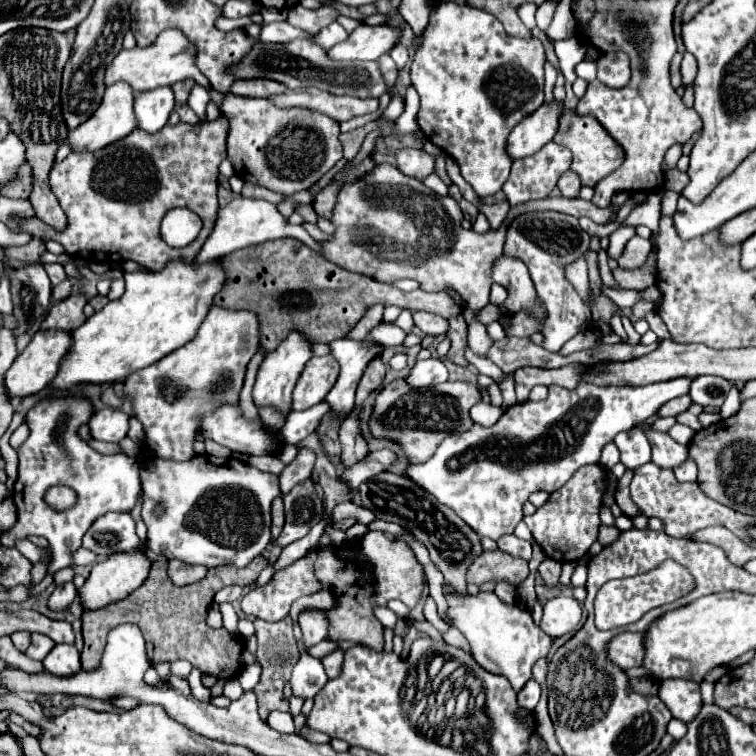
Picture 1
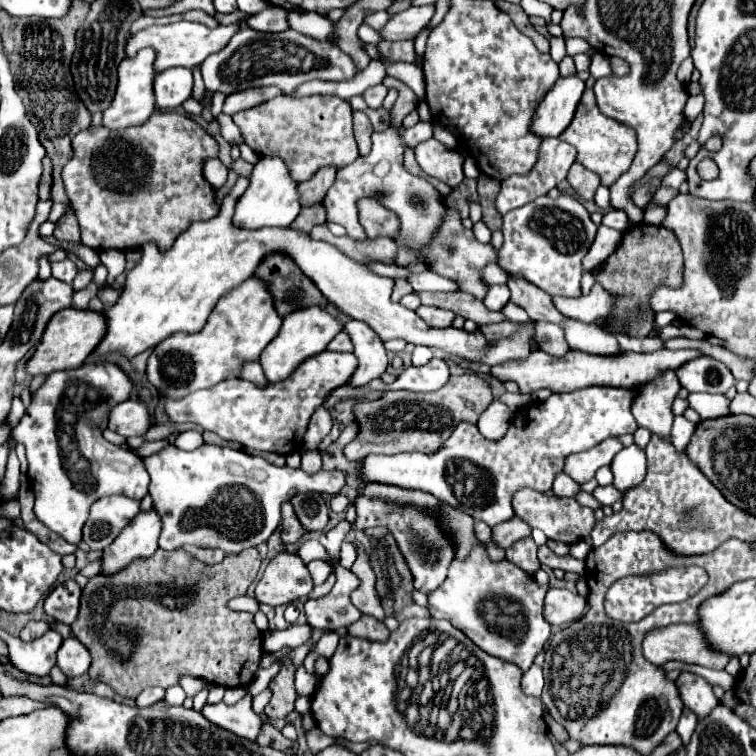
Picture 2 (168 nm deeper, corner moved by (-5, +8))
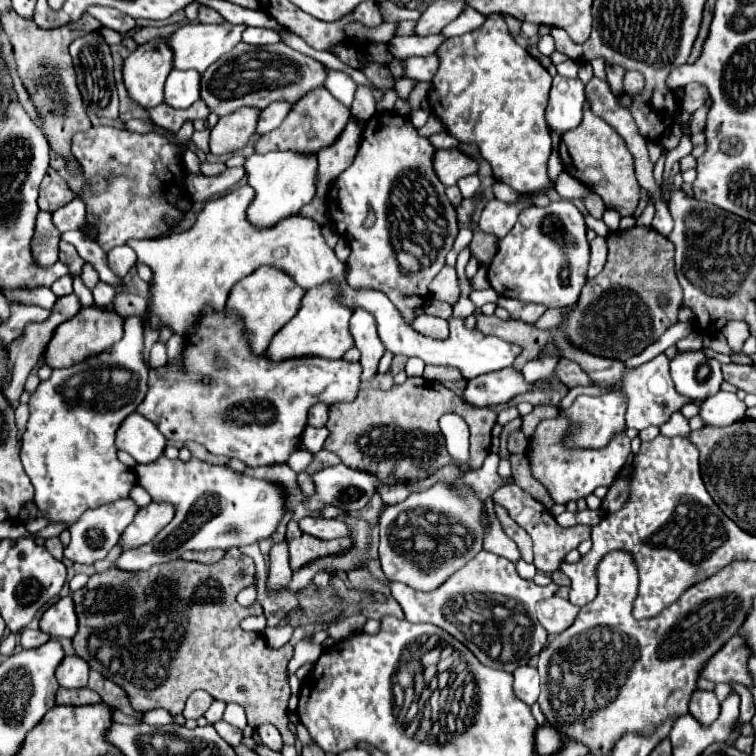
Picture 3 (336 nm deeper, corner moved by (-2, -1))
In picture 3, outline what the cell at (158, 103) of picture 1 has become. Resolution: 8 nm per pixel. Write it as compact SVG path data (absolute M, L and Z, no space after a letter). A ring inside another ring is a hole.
M172 71L164 85L164 103L174 109L188 109L200 99L200 73Z

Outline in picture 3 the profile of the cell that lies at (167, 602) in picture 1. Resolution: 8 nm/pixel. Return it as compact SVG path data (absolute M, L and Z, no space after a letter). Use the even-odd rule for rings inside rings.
M228 549L226 555L224 555L224 559L218 561L218 563L214 563L214 565L202 565L202 563L192 563L192 561L176 559L176 561L170 561L170 563L154 565L154 567L148 569L148 571L122 571L122 569L118 569L118 567L110 567L110 569L104 571L104 573L92 575L90 581L88 581L88 585L86 585L84 589L72 593L74 607L76 607L76 615L78 615L78 633L72 637L76 655L80 655L82 659L86 659L86 661L90 663L90 667L92 667L94 671L98 671L102 677L106 677L106 679L110 679L112 683L116 683L118 687L122 687L122 689L126 691L130 703L132 703L132 709L138 711L138 713L144 713L144 711L150 711L150 709L156 709L156 707L164 707L164 709L168 709L172 715L182 713L188 695L190 695L192 691L196 691L196 689L204 689L204 691L208 691L208 693L210 693L214 699L218 699L218 701L242 705L242 707L246 709L246 715L248 715L248 725L260 727L260 725L264 725L264 723L272 723L272 725L280 731L284 743L294 745L294 733L290 731L290 717L288 717L288 699L290 699L292 693L290 693L288 671L286 671L286 665L288 665L288 661L292 659L294 647L292 647L292 645L284 645L284 647L280 647L280 649L270 649L270 647L266 645L266 641L262 639L260 633L246 633L246 631L240 627L240 621L242 621L244 617L254 615L254 613L262 613L262 607L260 607L258 603L256 603L254 607L248 607L248 609L244 609L244 607L240 607L240 605L236 603L236 595L238 595L242 589L250 587L252 583L254 583L254 561L252 561L250 557L246 557L240 549ZM148 615L154 615L154 619L150 619L150 621L156 621L156 623L146 623L146 625L154 625L156 629L160 627L160 623L158 623L158 621L160 621L160 615L166 615L166 617L170 617L170 619L176 619L176 617L180 615L180 617L182 617L182 625L176 623L180 637L178 637L178 639L144 639L144 635L148 633L148 627L146 627L146 631L142 631L140 621L144 621L144 617L148 617Z

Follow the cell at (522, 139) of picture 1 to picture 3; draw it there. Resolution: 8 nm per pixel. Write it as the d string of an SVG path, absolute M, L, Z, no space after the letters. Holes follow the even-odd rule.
M556 75L546 107L546 123L550 131L564 135L566 131L578 127L582 121L582 107L584 83L580 79L566 79Z

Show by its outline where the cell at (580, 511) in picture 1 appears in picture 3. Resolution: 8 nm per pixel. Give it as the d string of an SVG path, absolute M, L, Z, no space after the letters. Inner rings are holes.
M518 485L500 487L500 489L492 495L492 499L494 499L494 503L502 505L502 507L510 513L510 517L512 517L518 525L522 525L522 529L528 531L528 535L530 535L532 541L534 541L534 565L536 565L536 569L542 571L542 573L552 573L552 571L556 571L556 569L558 569L558 563L566 557L568 551L576 549L584 539L590 539L590 531L592 531L590 525L574 525L574 527L568 527L568 529L566 529L566 527L560 527L560 525L554 521L552 513L550 513L540 501L536 501L534 497L530 497L530 493L526 493L524 489L520 489Z

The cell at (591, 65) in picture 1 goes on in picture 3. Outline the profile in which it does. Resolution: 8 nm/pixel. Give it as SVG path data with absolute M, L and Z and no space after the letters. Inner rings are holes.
M568 59L568 61L560 63L560 65L556 65L556 69L558 69L558 73L560 73L562 77L578 77L578 69L580 69L580 65L578 65L576 61Z

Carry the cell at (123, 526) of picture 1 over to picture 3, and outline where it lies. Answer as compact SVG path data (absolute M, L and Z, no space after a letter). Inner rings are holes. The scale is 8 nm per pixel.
M130 497L114 501L110 505L88 509L86 513L82 513L80 521L76 521L76 525L72 525L72 531L70 531L72 541L70 541L68 549L64 551L64 555L76 563L88 563L88 565L104 559L108 555L108 551L118 543L120 533L134 521L136 511L138 511L138 505Z

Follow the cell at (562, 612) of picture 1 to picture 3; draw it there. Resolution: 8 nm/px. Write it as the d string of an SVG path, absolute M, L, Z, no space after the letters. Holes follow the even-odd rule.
M554 595L554 597L546 599L546 601L540 601L540 603L536 605L538 621L540 621L540 625L542 625L550 635L558 635L558 633L562 633L564 629L568 629L568 627L574 623L578 611L580 611L580 607L572 605L570 601L562 599L562 597L558 597L558 595Z

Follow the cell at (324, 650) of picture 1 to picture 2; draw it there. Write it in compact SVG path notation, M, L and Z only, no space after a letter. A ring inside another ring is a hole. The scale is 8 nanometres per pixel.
M291 624L285 630L277 630L273 634L265 634L263 648L269 652L277 652L283 648L297 648L301 644L307 644L311 640L311 626L303 624Z

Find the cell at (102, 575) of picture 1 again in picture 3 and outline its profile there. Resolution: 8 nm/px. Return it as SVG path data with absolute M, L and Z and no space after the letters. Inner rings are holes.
M150 503L146 507L142 507L136 513L134 521L122 533L118 545L122 547L122 551L128 551L128 549L136 549L140 545L150 543L164 529L164 525L168 525L168 521L172 521L172 517L174 517L172 505Z

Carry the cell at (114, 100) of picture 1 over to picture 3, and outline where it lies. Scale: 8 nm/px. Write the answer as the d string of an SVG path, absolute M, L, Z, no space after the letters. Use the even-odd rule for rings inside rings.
M152 39L152 41L140 45L124 61L124 85L126 85L130 99L140 109L152 109L152 107L160 105L164 101L164 95L162 95L164 81L170 71L172 71L172 53L168 53L168 45L164 45L164 39Z

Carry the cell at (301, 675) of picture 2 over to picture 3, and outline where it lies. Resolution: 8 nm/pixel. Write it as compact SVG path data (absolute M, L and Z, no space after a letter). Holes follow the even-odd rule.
M302 639L302 641L294 647L294 657L290 659L288 671L294 675L300 665L304 665L304 663L314 663L320 655L322 655L322 647L320 647L320 645L310 643L310 639Z

